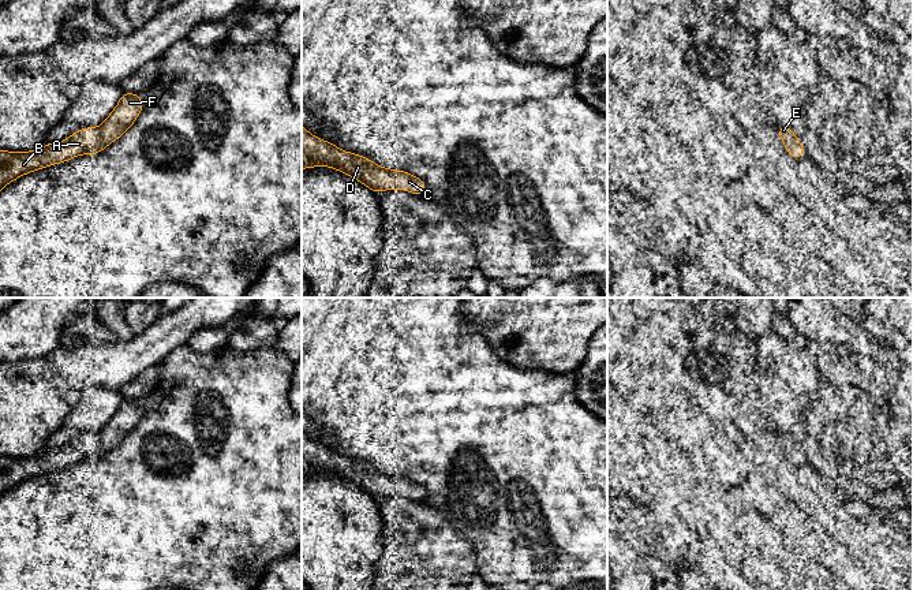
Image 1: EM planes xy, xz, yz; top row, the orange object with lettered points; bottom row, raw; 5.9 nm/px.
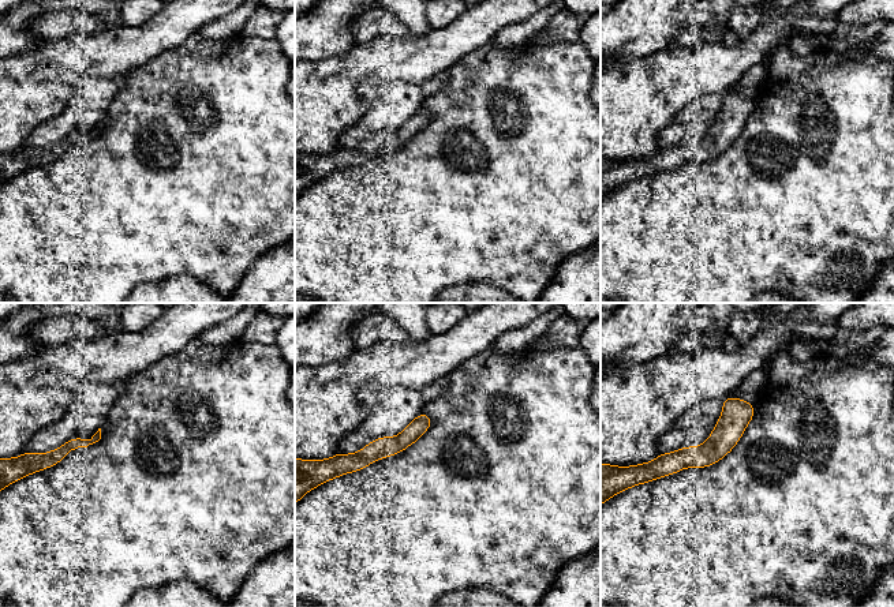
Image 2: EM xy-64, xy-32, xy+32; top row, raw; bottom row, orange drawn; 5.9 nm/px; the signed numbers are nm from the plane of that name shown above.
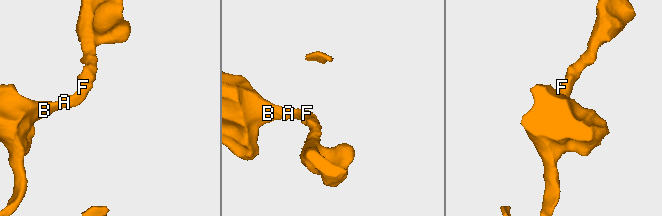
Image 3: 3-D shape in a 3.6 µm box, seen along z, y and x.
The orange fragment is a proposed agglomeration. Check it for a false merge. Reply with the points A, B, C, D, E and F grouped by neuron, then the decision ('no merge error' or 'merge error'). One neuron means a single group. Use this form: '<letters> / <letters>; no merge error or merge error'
A B C D E F; no merge error

